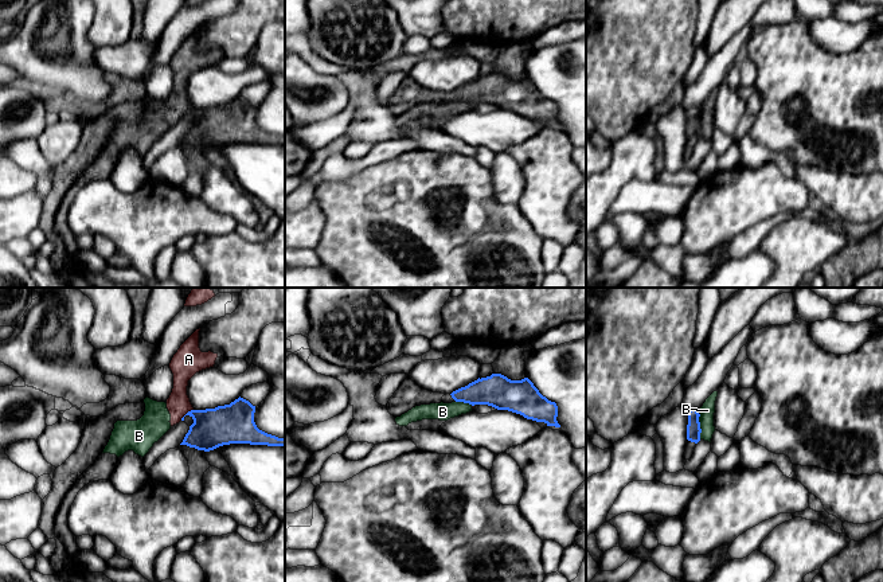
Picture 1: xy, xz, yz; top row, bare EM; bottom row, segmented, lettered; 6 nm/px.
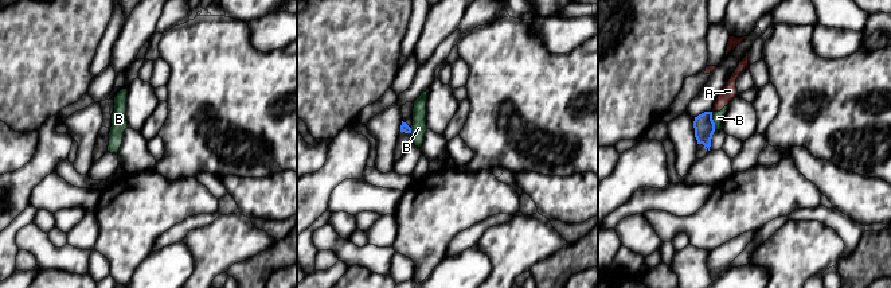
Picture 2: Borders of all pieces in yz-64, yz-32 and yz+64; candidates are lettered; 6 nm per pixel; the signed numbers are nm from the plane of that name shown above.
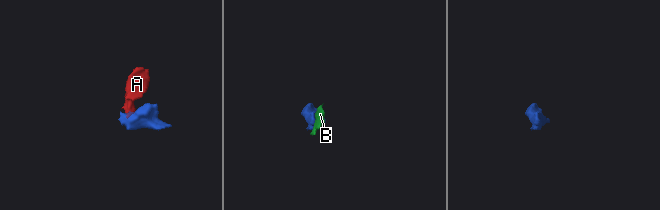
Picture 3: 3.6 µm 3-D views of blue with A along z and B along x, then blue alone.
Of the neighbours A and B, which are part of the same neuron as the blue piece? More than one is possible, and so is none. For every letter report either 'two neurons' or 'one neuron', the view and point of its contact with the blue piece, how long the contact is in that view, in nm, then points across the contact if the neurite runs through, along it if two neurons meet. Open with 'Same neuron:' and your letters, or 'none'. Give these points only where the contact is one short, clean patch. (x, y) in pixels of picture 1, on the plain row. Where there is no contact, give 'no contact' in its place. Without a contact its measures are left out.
Same neuron: none
A: two neurons; contact xy (186, 113); length 100 nm; border xy (192, 108), (180, 118)
B: two neurons; contact yz (699, 125); length 150 nm; border yz (700, 113), (699, 137)

